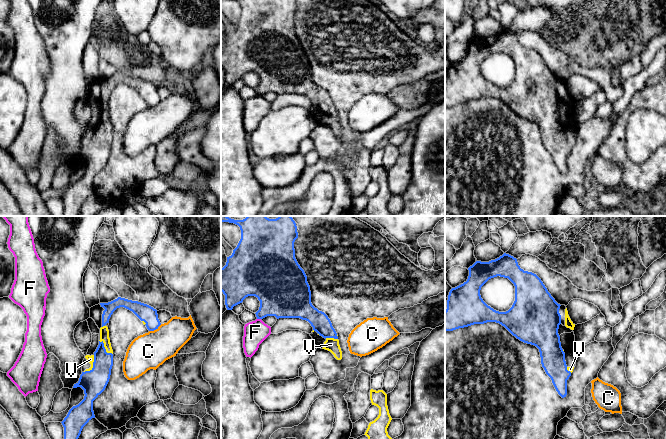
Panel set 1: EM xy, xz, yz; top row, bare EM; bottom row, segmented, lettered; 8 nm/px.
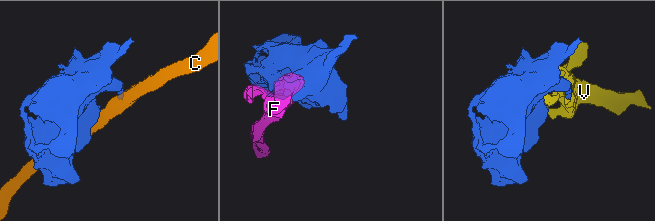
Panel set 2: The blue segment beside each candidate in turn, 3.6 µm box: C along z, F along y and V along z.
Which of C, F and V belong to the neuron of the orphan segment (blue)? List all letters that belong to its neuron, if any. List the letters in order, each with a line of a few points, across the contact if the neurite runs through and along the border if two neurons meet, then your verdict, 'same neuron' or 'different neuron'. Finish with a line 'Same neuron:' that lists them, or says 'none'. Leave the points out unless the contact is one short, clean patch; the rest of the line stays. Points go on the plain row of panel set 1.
C: line xy (161, 100), (149, 107); different neuron
F: different neuron
V: same neuron
Same neuron: V

